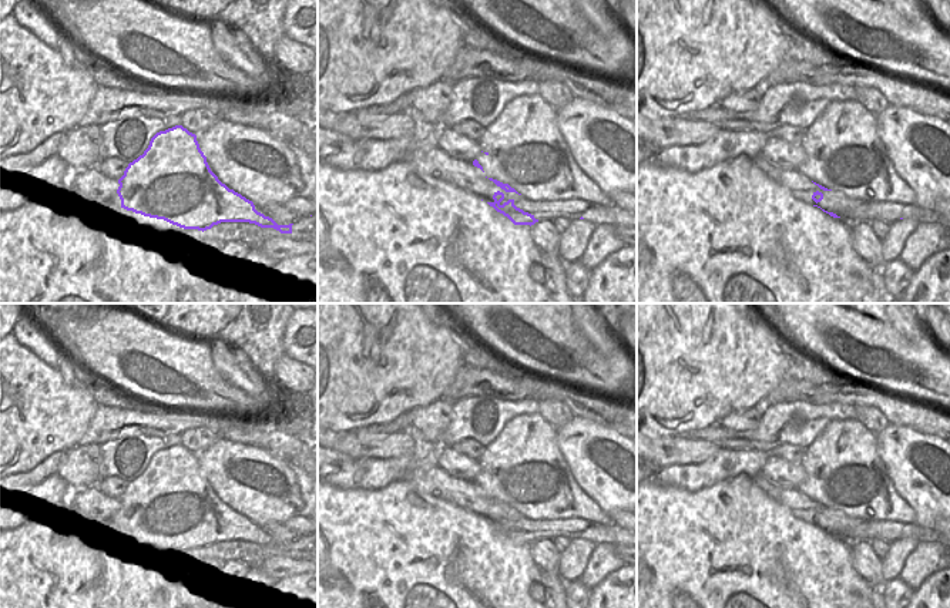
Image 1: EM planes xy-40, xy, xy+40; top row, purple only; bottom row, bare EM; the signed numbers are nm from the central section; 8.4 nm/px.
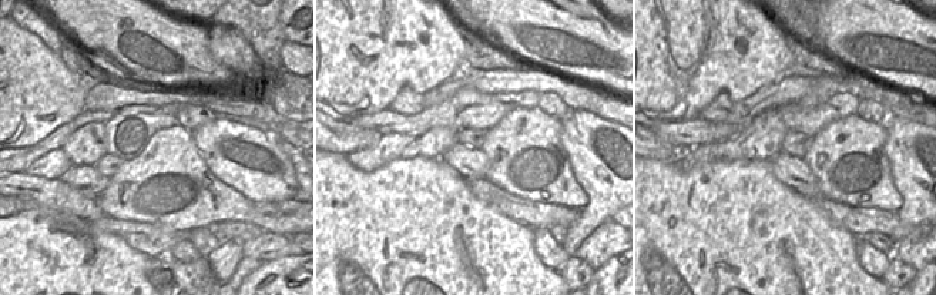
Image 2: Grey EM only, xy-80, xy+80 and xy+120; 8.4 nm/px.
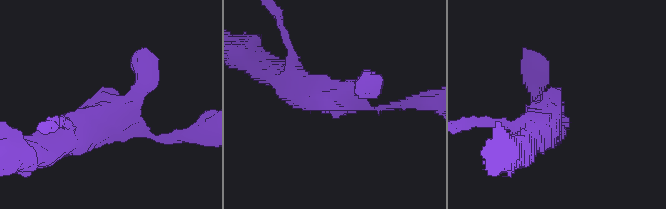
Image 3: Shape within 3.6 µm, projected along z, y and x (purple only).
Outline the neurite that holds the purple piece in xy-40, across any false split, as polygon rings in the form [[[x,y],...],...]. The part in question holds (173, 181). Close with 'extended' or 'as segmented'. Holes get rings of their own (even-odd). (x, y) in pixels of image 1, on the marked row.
[[[182,125],[157,132],[144,154],[130,162],[118,179],[121,208],[202,232],[221,222],[249,222],[261,228],[273,228],[281,234],[292,234],[293,224],[278,225],[272,218],[258,212],[252,201],[221,179],[201,151],[197,137]]] | extended

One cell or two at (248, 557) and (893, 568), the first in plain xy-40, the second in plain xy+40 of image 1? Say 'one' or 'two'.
one

